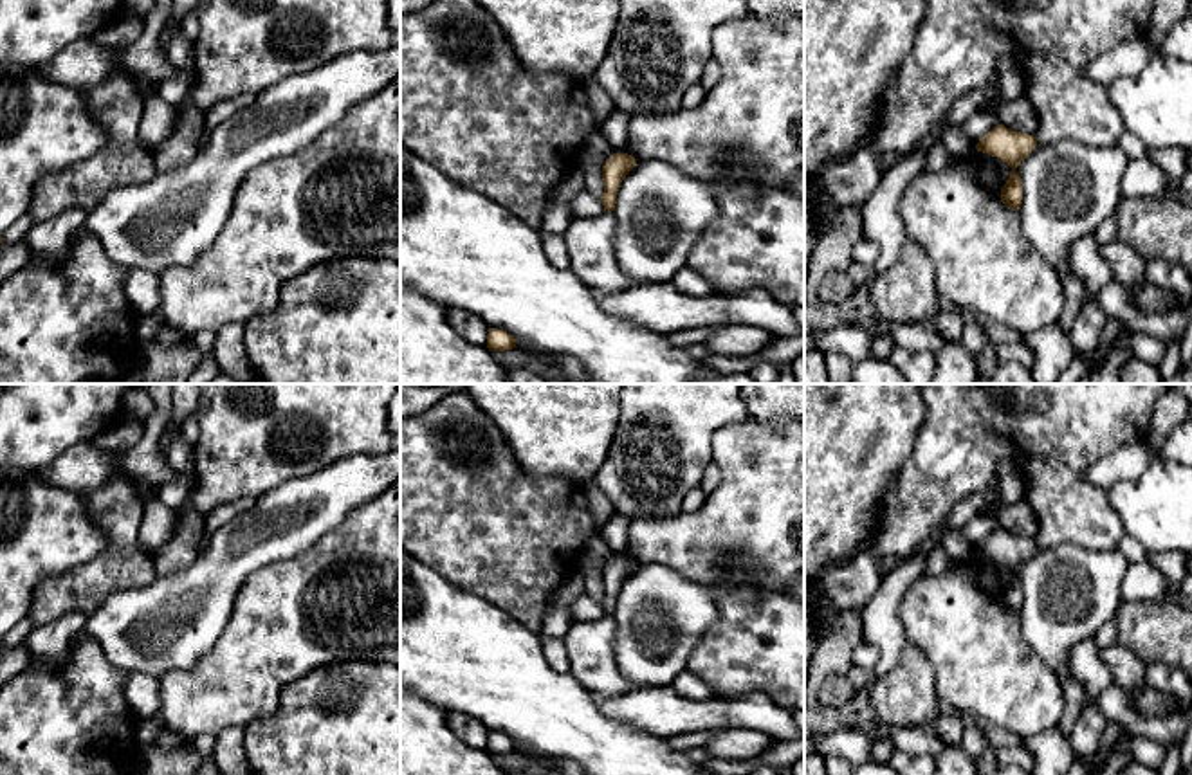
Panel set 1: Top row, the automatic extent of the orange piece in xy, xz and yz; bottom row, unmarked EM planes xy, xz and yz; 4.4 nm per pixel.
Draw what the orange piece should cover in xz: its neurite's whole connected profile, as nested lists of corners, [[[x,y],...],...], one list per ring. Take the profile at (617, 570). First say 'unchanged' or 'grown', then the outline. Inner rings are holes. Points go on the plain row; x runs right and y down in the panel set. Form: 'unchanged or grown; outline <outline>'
unchanged; outline [[[628,557],[611,559],[602,570],[604,597],[601,606],[606,616],[611,616],[617,607],[617,597],[626,579],[635,571],[637,564]]]

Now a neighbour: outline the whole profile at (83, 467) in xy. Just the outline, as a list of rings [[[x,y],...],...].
[[[92,442],[70,447],[50,467],[38,474],[58,488],[83,494],[101,487],[112,476],[126,476],[124,452],[105,452]]]

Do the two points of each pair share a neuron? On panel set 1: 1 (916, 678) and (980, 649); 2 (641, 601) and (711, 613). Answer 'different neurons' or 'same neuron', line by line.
1: different neurons
2: same neuron

